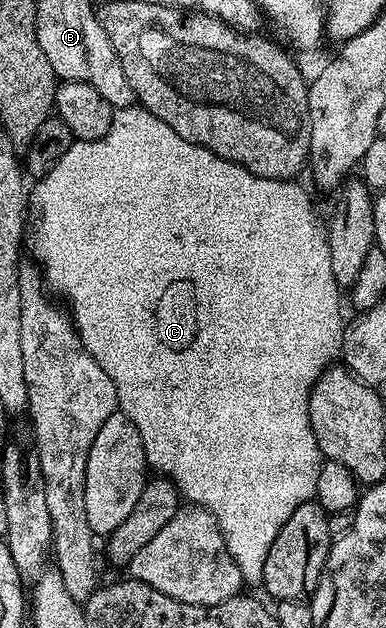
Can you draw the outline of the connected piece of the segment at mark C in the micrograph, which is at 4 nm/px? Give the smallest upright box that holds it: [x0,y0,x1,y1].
[30,105,345,584]

